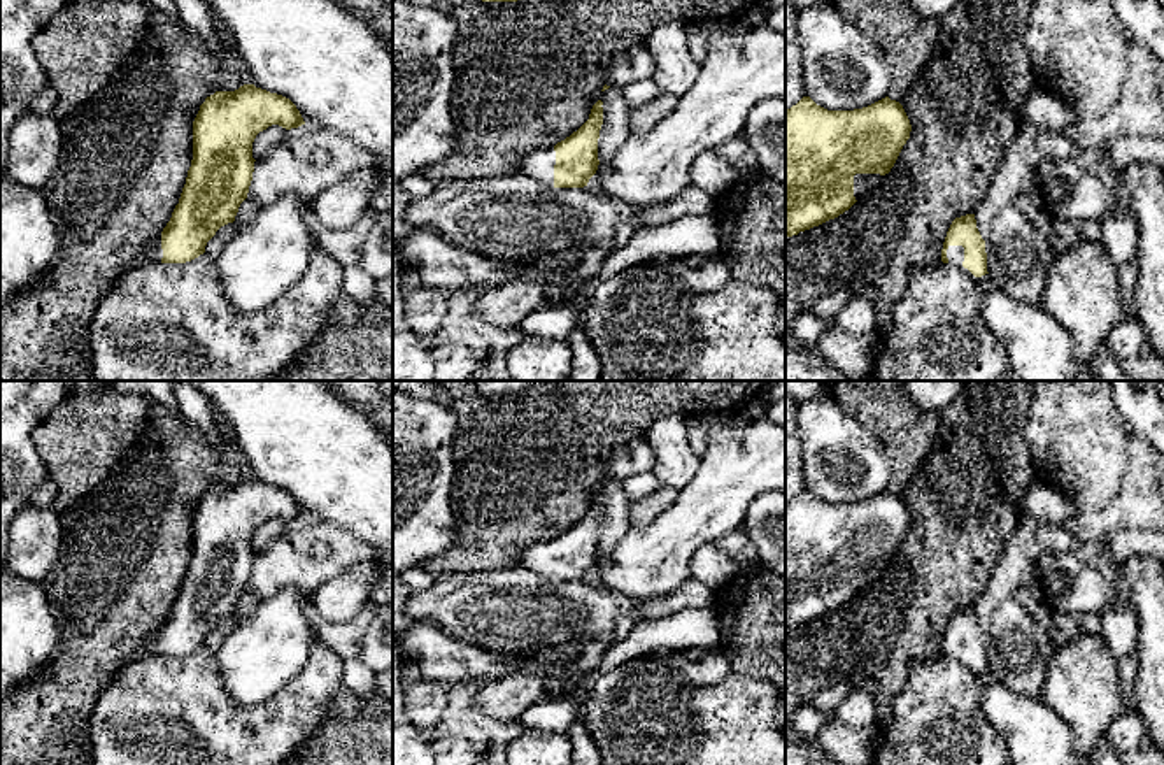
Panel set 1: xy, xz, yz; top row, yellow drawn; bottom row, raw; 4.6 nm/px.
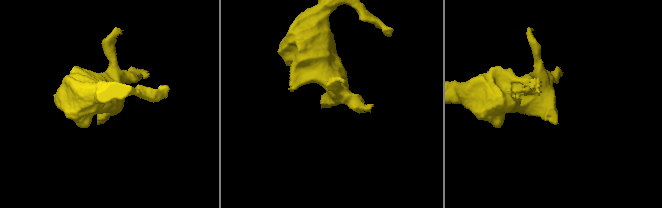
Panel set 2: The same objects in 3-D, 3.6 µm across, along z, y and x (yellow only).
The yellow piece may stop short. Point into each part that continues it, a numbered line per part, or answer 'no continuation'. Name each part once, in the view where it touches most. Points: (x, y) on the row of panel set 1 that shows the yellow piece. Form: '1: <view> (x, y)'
1: yz (863, 183)
2: yz (954, 253)

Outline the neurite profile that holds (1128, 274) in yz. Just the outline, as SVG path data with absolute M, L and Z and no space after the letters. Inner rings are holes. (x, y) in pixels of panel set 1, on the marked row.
M1136 256L1131 258L1127 263L1124 263L1122 267L1118 267L1117 277L1120 282L1122 302L1125 307L1129 307L1132 295L1134 295L1136 282L1138 282L1138 260L1136 260Z

